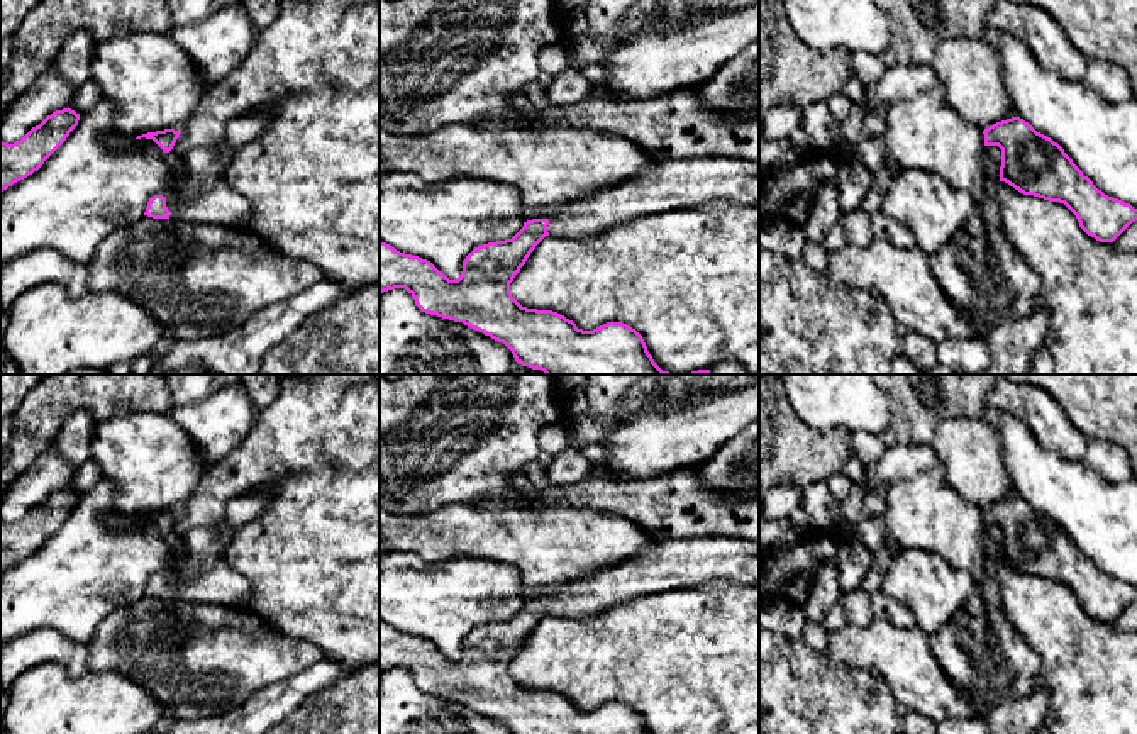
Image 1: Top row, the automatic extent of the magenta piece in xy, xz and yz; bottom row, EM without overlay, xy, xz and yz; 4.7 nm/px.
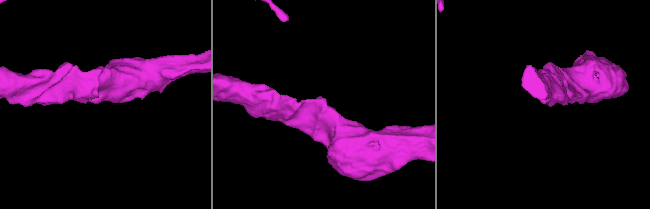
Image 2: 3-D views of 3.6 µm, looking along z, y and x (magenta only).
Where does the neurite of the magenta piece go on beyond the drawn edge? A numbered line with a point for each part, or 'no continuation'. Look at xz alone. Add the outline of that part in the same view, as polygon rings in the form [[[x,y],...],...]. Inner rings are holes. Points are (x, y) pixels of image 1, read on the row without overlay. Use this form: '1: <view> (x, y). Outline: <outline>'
1: xz (671, 563). Outline: [[[664,537],[646,548],[634,558],[613,568],[596,571],[583,580],[566,585],[561,595],[549,598],[547,612],[557,619],[585,620],[608,609],[627,603],[642,595],[688,588],[710,581],[730,581],[735,585],[759,585],[759,542],[742,537]]]

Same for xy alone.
1: xy (219, 583). Outline: [[[224,558],[195,571],[166,578],[173,602],[237,607],[251,597],[251,583]]]

